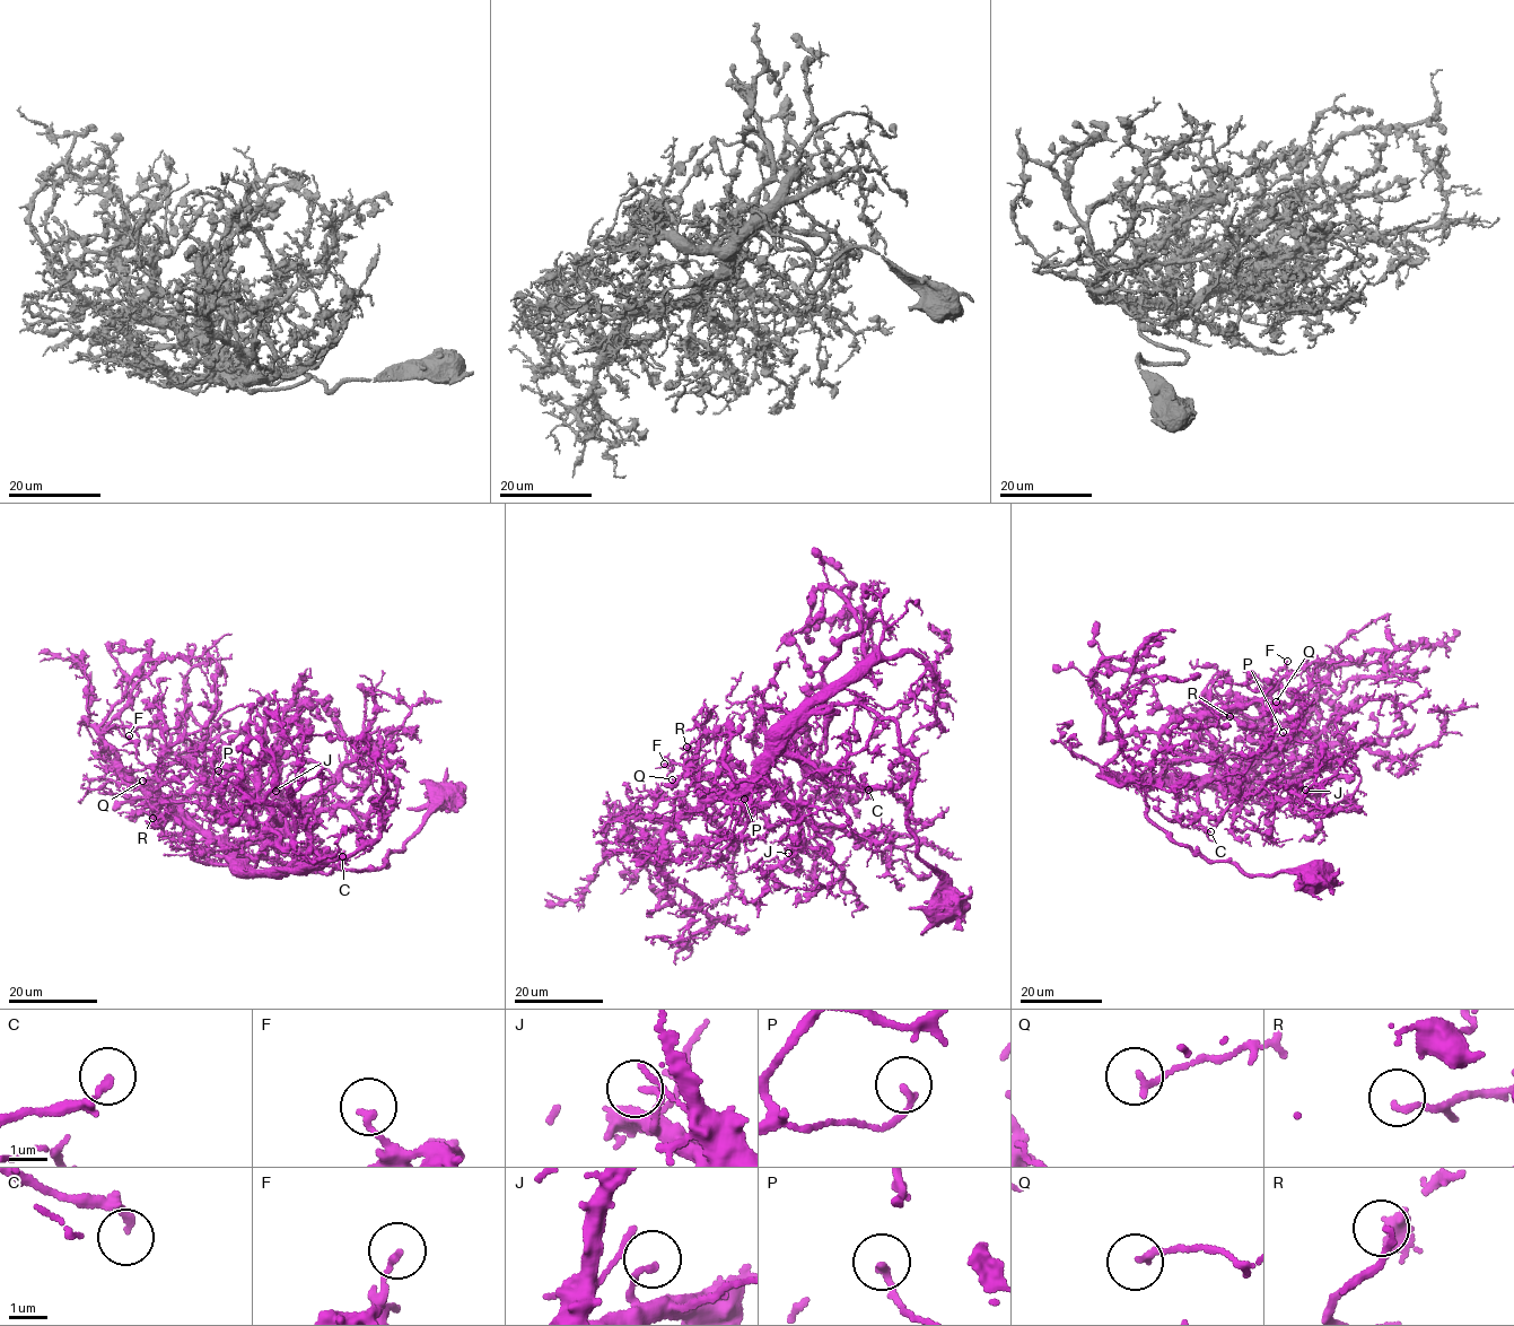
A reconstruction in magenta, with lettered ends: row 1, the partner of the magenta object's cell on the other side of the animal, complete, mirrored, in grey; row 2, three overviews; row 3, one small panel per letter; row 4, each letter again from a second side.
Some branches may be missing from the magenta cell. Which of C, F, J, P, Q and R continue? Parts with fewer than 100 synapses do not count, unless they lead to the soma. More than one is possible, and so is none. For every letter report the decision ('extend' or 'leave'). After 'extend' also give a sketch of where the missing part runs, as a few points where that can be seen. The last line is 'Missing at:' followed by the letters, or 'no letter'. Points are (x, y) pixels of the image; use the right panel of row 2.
C: leave
F: leave
J: leave
P: leave
Q: leave
R: leave
Missing at: no letter

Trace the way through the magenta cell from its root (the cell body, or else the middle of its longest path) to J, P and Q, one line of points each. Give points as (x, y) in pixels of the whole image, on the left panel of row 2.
J: (444, 795), (385, 866), (309, 862), (255, 872), (238, 857), (285, 808), (276, 791)
P: (444, 795), (385, 866), (299, 862), (270, 874), (238, 857), (256, 831), (218, 770)
Q: (444, 795), (385, 866), (299, 862), (270, 874), (187, 826), (157, 778), (142, 781)

